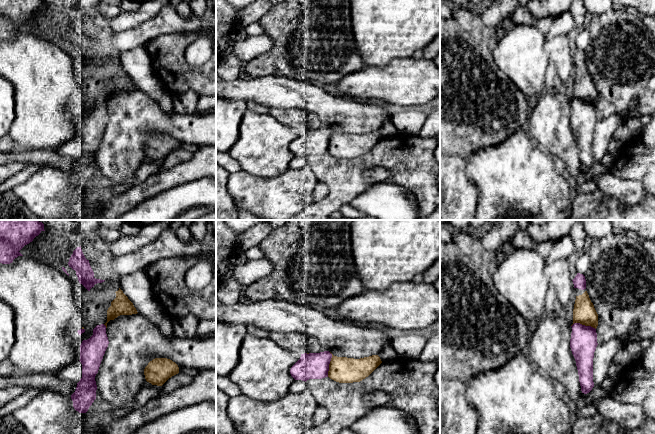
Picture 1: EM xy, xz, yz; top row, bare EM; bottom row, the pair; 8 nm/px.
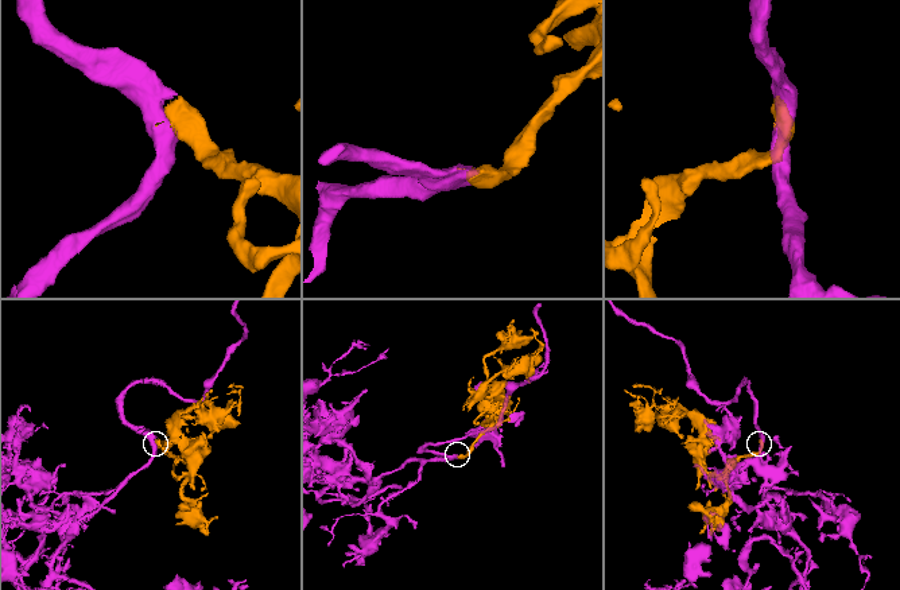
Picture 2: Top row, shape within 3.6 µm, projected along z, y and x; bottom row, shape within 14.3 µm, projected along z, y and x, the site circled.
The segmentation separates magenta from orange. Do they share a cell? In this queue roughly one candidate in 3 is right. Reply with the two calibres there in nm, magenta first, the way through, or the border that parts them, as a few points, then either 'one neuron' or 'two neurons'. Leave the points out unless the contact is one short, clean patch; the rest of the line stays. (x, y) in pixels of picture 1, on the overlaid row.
200/200 nm | across xz (313, 365), (329, 363), (333, 367), (341, 369) | one neuron

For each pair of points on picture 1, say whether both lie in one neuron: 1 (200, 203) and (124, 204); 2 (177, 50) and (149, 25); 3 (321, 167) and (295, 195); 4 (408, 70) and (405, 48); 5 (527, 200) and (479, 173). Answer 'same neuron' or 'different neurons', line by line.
1: different neurons
2: different neurons
3: different neurons
4: different neurons
5: same neuron

